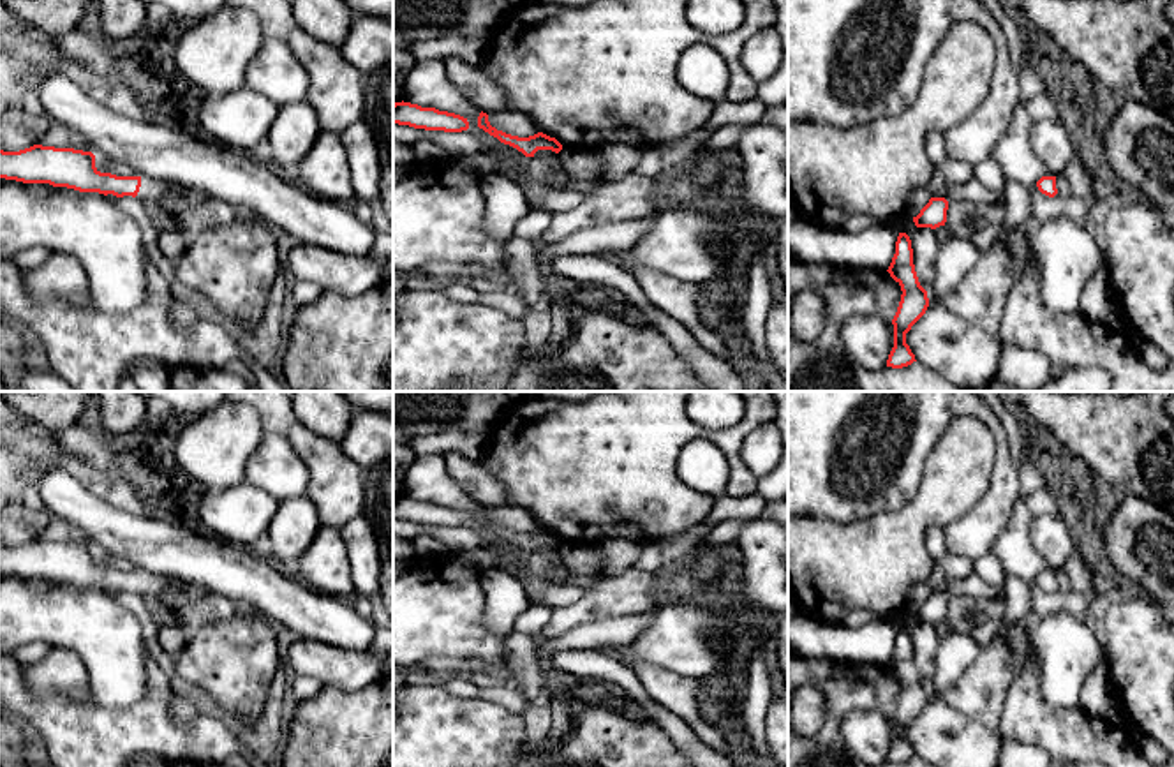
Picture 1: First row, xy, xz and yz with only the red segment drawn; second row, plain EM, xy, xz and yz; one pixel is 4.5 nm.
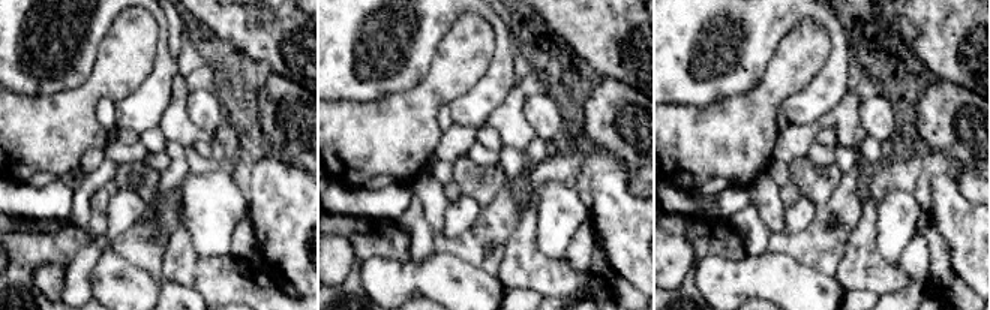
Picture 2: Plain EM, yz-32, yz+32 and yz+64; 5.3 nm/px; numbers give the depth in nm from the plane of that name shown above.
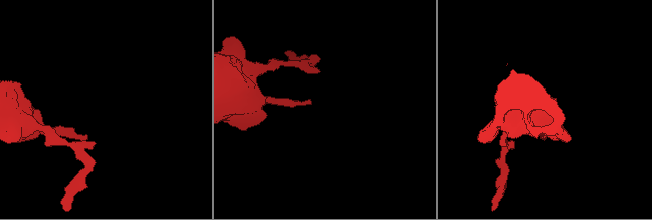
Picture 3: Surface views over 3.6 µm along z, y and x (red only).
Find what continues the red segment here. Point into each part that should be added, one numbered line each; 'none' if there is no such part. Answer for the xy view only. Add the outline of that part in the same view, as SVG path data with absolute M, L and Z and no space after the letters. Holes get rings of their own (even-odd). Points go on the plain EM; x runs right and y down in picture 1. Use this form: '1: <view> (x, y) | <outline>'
1: xy (152, 586) | M141 571L141 582L137 587L137 594L143 598L157 598L160 599L164 594L176 589L176 584L166 575L155 575L152 571Z

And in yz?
none

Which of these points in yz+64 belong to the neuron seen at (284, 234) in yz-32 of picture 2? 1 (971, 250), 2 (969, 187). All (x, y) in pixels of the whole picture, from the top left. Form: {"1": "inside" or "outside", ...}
{"1": "inside", "2": "outside"}

